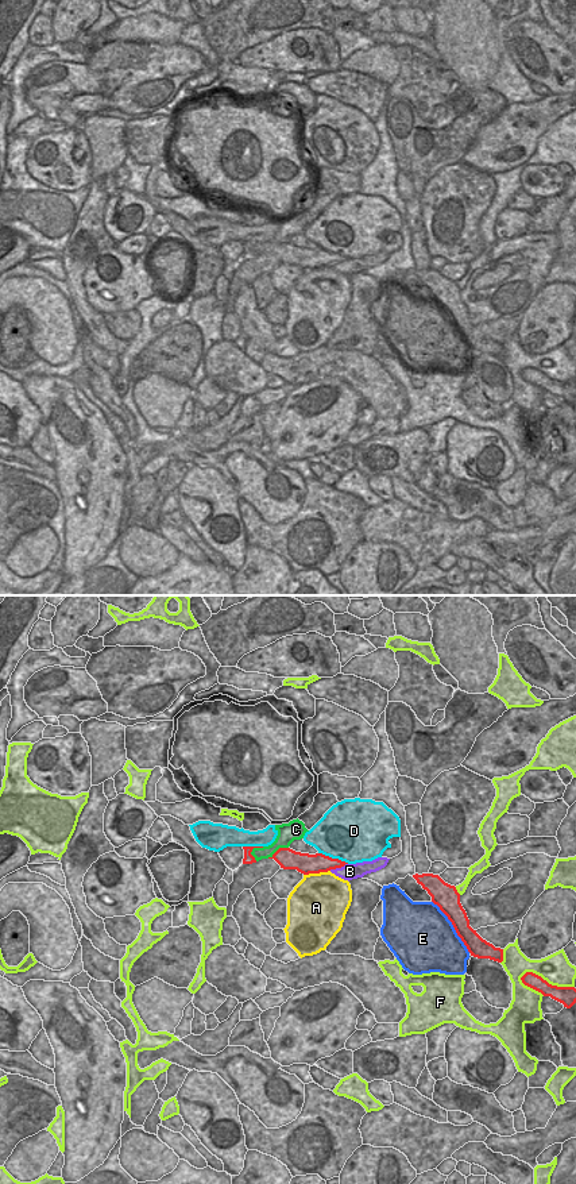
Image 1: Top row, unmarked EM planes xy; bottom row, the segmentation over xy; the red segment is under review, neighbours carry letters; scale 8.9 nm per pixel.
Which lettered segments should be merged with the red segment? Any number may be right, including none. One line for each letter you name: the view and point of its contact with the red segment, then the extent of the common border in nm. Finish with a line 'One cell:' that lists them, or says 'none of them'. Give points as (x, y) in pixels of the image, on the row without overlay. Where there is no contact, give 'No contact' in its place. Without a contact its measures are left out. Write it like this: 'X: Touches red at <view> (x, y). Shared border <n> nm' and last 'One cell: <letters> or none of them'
One cell: none of them.

